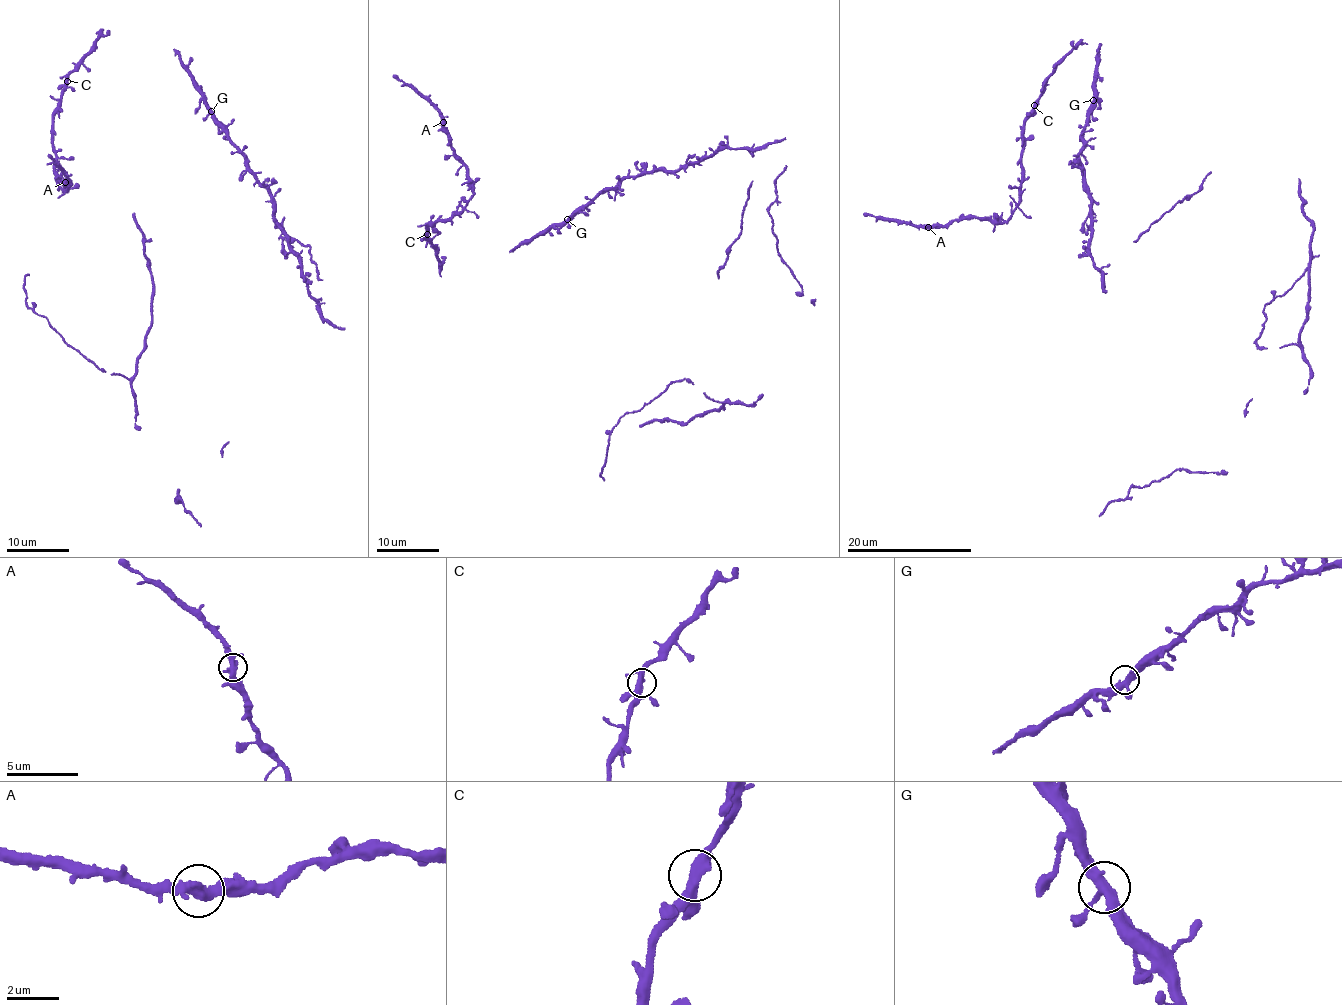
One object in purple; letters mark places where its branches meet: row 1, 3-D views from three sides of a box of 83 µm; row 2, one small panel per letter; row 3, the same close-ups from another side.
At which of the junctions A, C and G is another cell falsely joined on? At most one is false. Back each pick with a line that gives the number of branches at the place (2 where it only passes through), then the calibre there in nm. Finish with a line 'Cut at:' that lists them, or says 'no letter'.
Cut at: no letter

